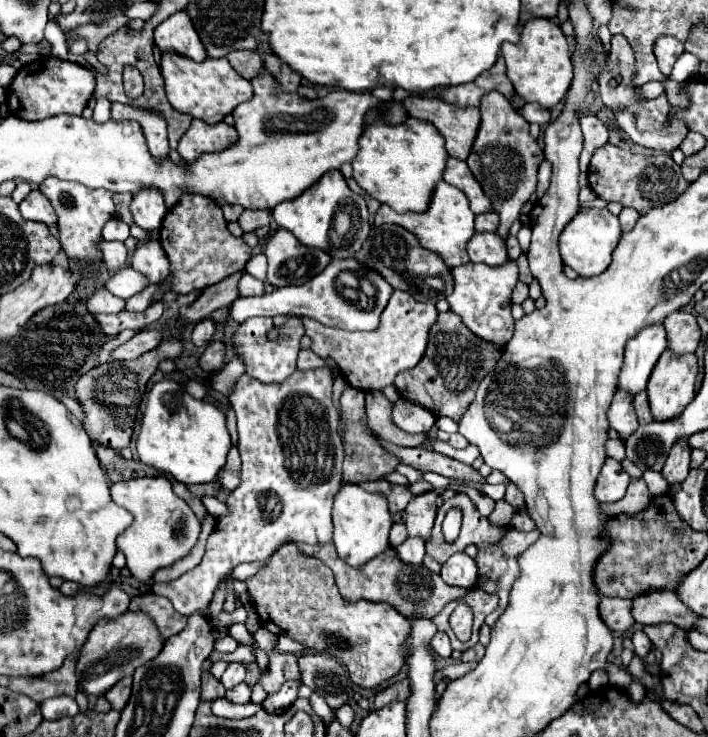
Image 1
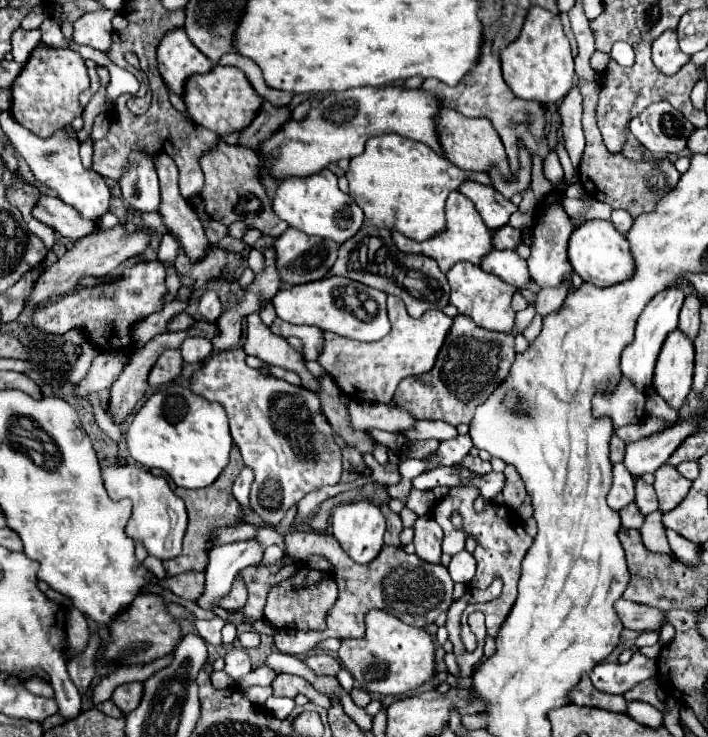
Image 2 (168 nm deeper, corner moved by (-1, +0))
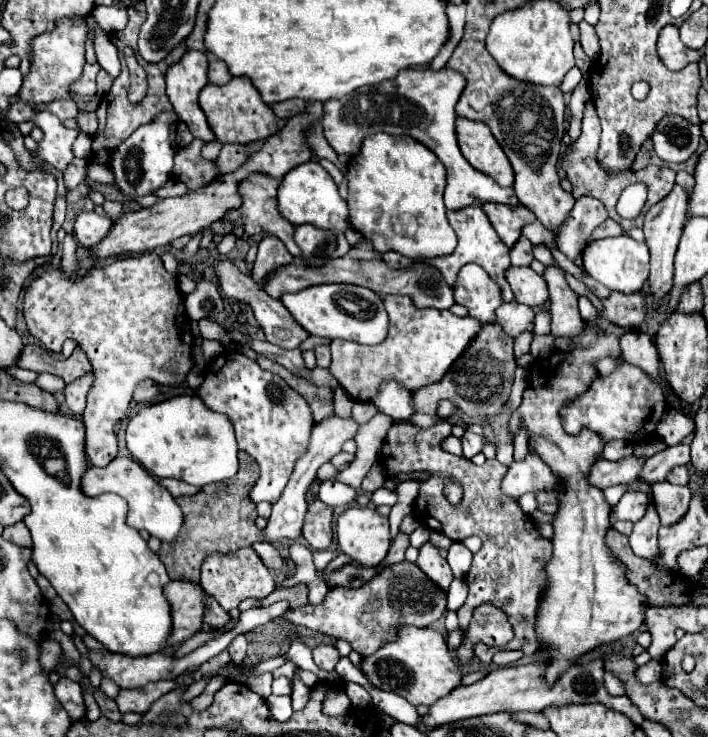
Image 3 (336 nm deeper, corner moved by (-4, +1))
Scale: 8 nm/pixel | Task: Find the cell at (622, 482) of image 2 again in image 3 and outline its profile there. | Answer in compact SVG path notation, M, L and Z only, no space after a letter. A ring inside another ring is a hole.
M627 492L627 494L623 494L619 504L613 506L615 520L629 520L629 522L641 520L645 516L645 512L647 512L647 500L649 498L643 492Z

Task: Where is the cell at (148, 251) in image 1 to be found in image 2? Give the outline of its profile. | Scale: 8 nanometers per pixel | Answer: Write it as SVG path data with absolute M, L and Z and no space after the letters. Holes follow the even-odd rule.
M140 261L134 267L126 267L114 279L114 285L110 285L110 281L104 281L98 287L78 287L74 293L68 293L60 301L56 301L56 303L52 303L52 305L36 311L34 317L32 317L32 323L40 331L44 331L44 333L58 333L58 335L62 335L62 333L66 333L70 329L76 329L76 327L84 327L86 335L90 337L90 341L96 343L96 345L100 345L104 351L126 349L132 343L130 341L130 327L140 317L146 317L146 315L162 309L162 295L166 293L164 277L166 277L166 273L164 273L164 265L160 261Z

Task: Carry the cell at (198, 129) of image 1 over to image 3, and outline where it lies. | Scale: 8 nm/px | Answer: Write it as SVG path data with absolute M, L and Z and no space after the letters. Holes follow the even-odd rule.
M253 174L253 176L249 176L249 178L239 186L239 192L241 192L241 196L243 196L241 208L231 210L231 212L225 216L225 220L231 222L231 224L243 226L249 236L253 236L253 234L273 234L273 236L277 236L281 242L287 244L287 250L291 252L291 256L293 256L293 258L299 258L299 256L301 256L301 250L297 248L297 244L295 244L295 240L293 240L293 230L295 230L295 226L293 226L289 220L285 220L285 218L281 216L279 208L277 208L277 186L279 186L279 182L277 182L275 178L271 178L271 176L265 176L265 174Z

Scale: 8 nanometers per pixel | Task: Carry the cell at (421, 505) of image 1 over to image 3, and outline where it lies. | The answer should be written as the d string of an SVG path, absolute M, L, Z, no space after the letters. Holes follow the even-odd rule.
M425 544L421 550L419 550L419 560L417 560L417 566L443 590L447 592L449 590L449 584L453 580L453 572L447 564L445 558L439 556L439 548L433 546L433 544Z

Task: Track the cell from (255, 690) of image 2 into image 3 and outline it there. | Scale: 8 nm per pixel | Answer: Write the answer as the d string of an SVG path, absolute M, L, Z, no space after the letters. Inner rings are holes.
M279 676L273 680L273 694L285 694L291 696L291 680L285 676Z

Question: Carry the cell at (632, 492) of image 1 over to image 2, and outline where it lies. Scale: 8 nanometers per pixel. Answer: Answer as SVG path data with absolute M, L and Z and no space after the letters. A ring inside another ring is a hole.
M634 501L620 511L620 519L622 519L622 527L626 527L626 529L640 529L644 523L644 515L640 513L640 509Z

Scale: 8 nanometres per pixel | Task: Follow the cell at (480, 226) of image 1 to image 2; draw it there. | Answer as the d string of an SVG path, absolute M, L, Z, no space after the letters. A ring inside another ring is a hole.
M504 225L502 229L492 231L492 245L496 249L516 249L516 245L522 241L522 231Z

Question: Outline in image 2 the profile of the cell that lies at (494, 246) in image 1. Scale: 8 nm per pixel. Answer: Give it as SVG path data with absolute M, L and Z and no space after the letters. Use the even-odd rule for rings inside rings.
M492 249L490 253L486 253L486 257L482 257L480 267L482 267L482 271L494 273L500 279L508 281L518 291L522 291L530 281L526 259L522 259L512 249Z

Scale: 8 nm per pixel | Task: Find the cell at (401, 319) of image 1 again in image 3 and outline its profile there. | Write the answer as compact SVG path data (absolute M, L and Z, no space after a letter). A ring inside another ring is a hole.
M385 296L385 310L389 314L389 334L377 346L359 346L355 342L333 340L331 342L331 374L345 388L345 392L357 400L367 402L377 394L381 380L397 380L407 390L415 392L421 386L435 384L445 376L451 364L469 348L481 330L481 322L473 318L459 318L449 310L415 308L409 296Z

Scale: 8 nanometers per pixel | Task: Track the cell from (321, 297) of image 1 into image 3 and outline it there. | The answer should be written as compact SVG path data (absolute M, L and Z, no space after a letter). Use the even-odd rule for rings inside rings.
M343 284L311 286L311 288L305 288L305 290L281 296L281 302L293 314L293 318L313 336L323 336L323 338L329 338L329 340L335 340L335 338L353 340L357 344L379 344L381 340L385 340L387 330L389 330L389 316L383 308L383 302L379 298L371 298L371 302L377 306L375 316L369 318L369 320L359 320L359 318L347 314L343 308L339 308L335 304L335 296L339 292L343 292L343 288L345 288Z

